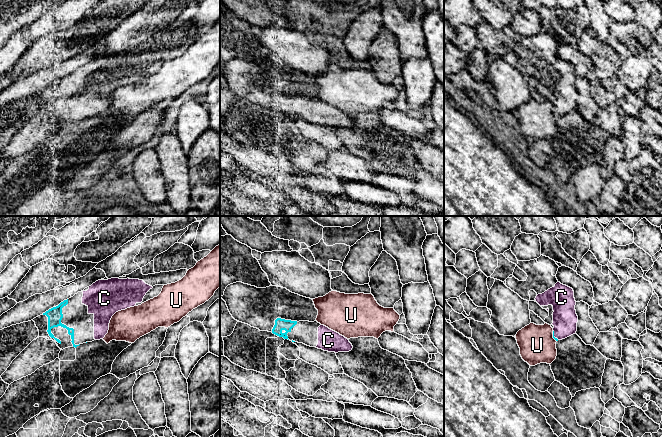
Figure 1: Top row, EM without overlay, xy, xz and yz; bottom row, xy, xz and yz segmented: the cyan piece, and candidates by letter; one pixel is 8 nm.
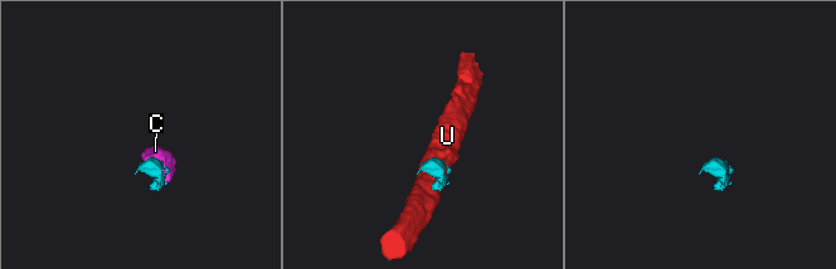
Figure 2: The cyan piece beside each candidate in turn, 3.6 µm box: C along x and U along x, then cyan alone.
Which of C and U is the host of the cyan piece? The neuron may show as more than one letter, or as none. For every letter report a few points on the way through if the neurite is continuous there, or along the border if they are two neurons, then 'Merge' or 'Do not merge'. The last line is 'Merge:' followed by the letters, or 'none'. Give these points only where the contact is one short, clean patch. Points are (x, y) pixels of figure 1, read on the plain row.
C: Merge
U: Boundary: yz (552, 107), (552, 113), (556, 117). Do not merge
Merge: C

